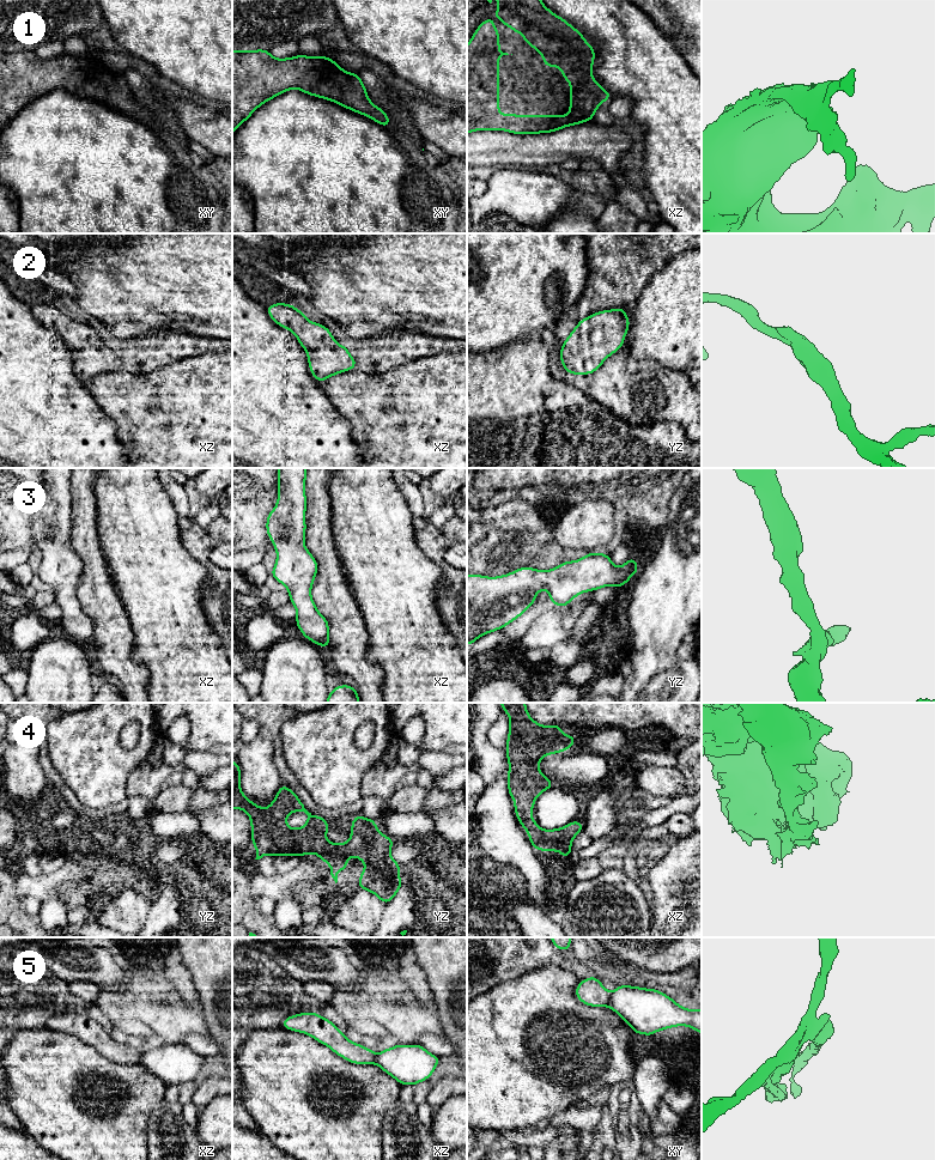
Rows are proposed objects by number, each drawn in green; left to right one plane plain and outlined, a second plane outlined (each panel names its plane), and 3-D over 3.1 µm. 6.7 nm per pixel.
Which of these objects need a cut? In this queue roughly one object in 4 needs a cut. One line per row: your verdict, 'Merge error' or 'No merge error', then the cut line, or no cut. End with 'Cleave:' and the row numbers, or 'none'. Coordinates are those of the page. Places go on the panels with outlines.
1: No merge error. No split
2: No merge error. No split
3: No merge error. No split
4: No merge error. No split
5: Merge error. Split along xy (611, 995), (607, 1006)
Cleave: 5

